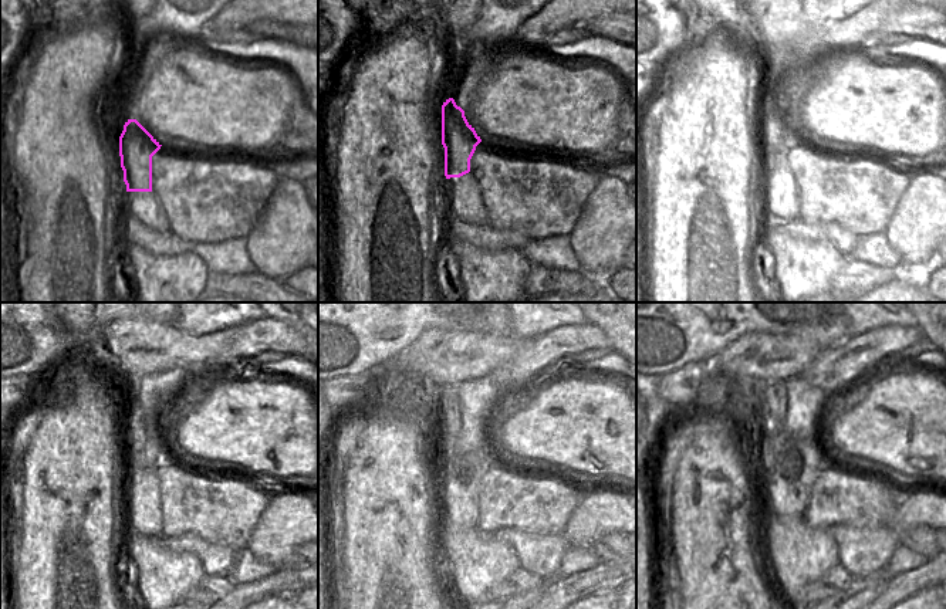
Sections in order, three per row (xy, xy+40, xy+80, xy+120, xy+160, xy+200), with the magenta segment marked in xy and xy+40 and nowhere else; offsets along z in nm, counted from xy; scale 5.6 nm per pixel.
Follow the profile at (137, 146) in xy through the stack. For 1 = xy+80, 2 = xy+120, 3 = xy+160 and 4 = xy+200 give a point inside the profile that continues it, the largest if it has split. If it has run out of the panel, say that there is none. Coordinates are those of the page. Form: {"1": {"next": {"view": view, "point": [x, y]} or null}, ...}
{"1": {"next": {"view": "xy+80", "point": [780, 131]}}, "2": {"next": {"view": "xy+120", "point": [142, 445]}}, "3": {"next": {"view": "xy+160", "point": [458, 436]}}, "4": {"next": {"view": "xy+200", "point": [777, 401]}}}

